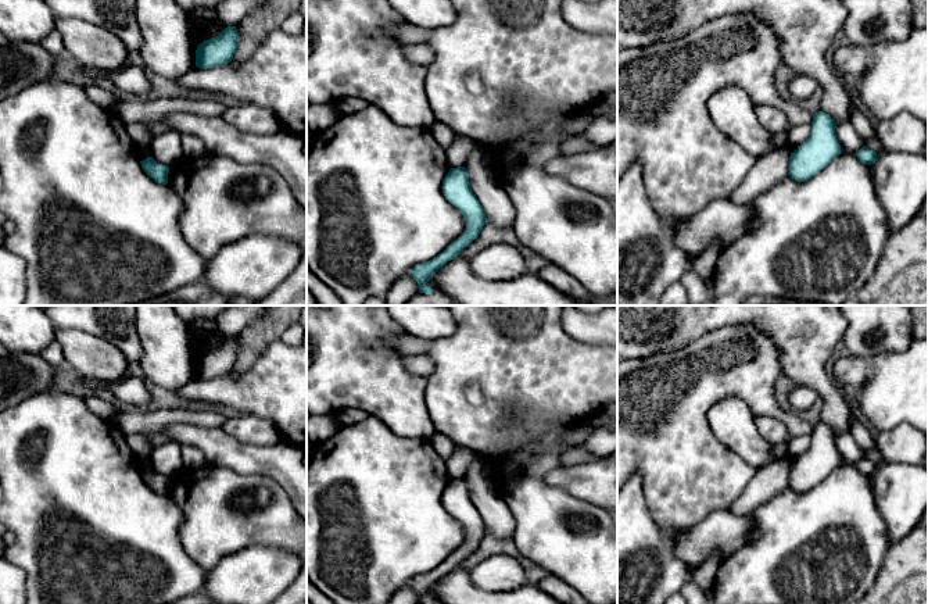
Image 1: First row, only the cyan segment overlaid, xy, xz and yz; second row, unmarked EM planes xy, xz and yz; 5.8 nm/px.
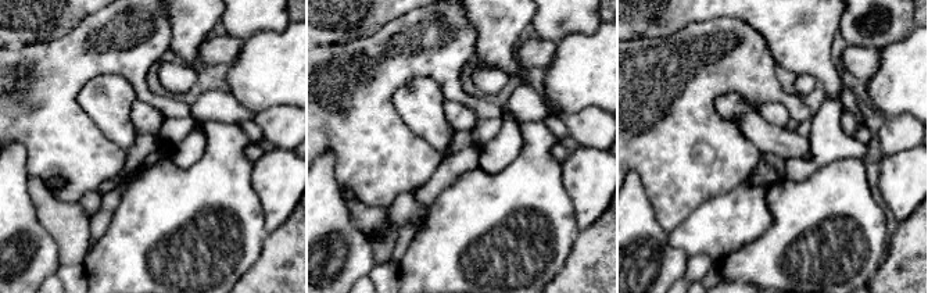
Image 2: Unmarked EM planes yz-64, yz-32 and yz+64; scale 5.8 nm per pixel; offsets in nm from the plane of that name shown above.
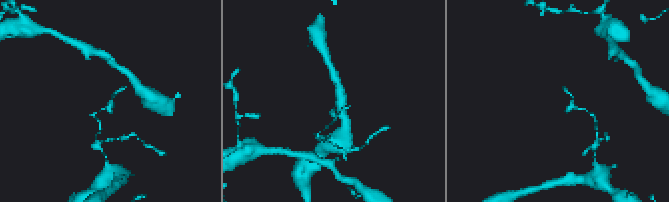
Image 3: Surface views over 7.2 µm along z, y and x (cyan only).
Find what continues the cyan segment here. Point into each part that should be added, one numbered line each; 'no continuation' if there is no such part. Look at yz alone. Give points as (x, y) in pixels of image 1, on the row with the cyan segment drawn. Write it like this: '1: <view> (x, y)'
no continuation

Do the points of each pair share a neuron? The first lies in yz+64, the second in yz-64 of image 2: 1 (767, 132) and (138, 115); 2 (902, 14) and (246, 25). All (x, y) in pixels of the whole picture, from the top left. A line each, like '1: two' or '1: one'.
1: two
2: one

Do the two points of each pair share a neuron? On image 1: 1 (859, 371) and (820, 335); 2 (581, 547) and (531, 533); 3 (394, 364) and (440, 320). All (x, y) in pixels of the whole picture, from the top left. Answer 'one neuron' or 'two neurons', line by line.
1: two neurons
2: one neuron
3: two neurons

